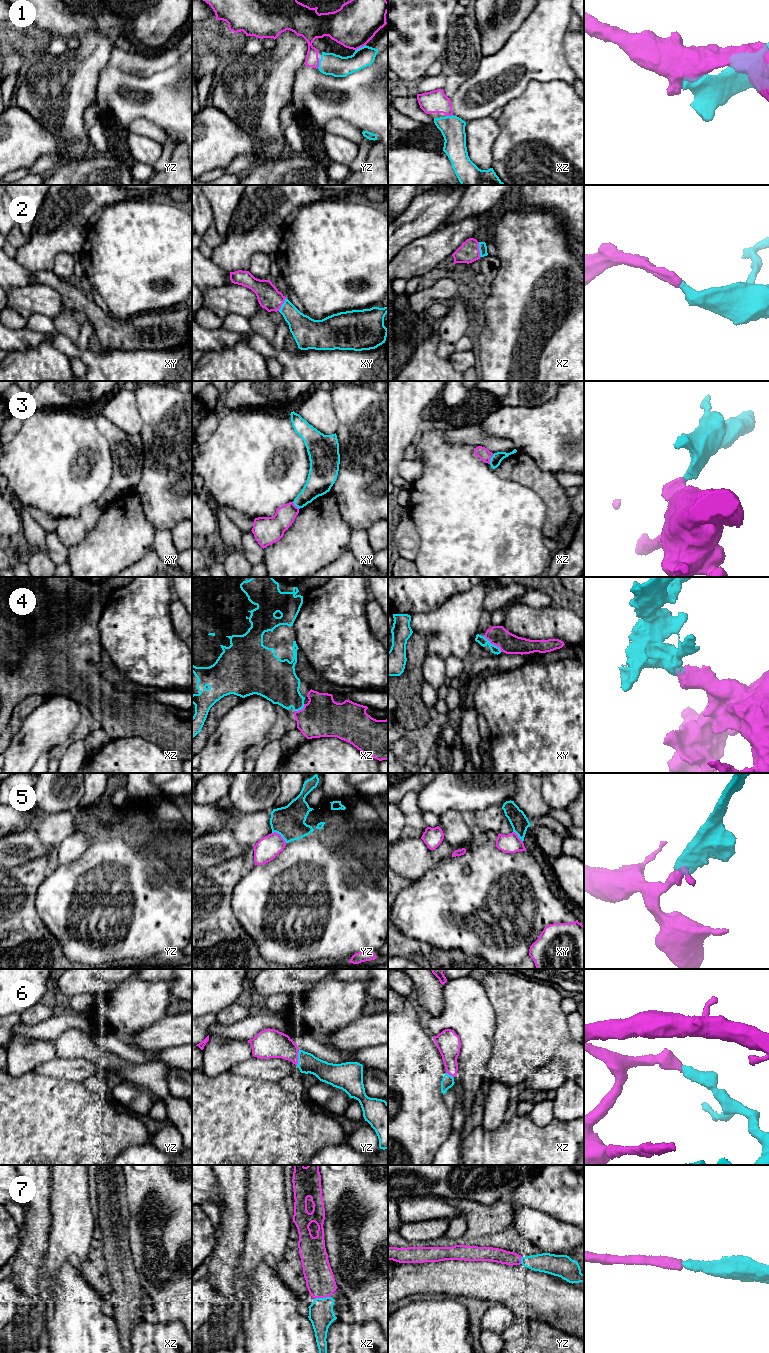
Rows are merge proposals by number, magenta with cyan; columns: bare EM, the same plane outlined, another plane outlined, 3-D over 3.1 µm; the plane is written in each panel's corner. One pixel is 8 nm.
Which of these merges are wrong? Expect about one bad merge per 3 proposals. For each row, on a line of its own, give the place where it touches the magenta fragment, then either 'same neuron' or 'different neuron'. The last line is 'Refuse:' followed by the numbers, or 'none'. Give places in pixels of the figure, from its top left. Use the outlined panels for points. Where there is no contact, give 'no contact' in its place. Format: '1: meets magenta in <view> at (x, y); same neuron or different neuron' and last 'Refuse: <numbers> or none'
1: meets magenta in yz at (360, 47); same neuron
2: meets magenta in xz at (478, 249); same neuron
3: meets magenta in xz at (490, 458); different neuron
4: meets magenta in xy at (493, 644); same neuron
5: meets magenta in yz at (280, 835); different neuron
6: meets magenta in yz at (297, 1057); same neuron
7: meets magenta in xz at (322, 1297); same neuron
Refuse: 3, 5

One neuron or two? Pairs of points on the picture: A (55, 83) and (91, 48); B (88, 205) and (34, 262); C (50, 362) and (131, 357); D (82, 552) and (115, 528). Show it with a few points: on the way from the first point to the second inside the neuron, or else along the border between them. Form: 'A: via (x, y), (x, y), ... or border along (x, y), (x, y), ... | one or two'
A: via (64, 75), (82, 57) | one
B: via (74, 219), (45, 248) | one
C: border along (51, 343), (69, 358) | two
D: via (90, 552), (107, 536) | one

